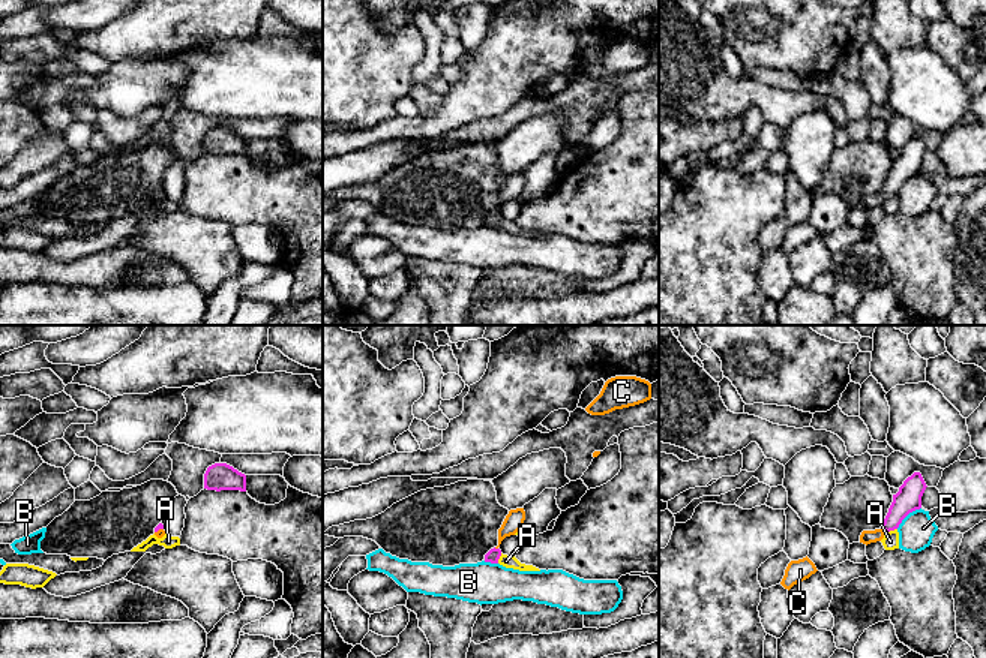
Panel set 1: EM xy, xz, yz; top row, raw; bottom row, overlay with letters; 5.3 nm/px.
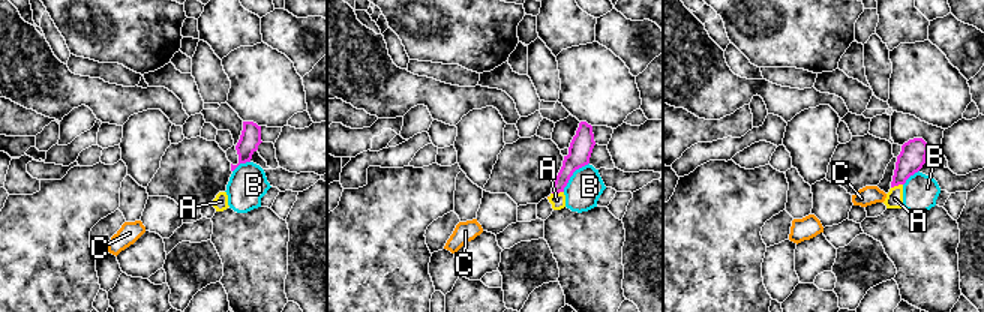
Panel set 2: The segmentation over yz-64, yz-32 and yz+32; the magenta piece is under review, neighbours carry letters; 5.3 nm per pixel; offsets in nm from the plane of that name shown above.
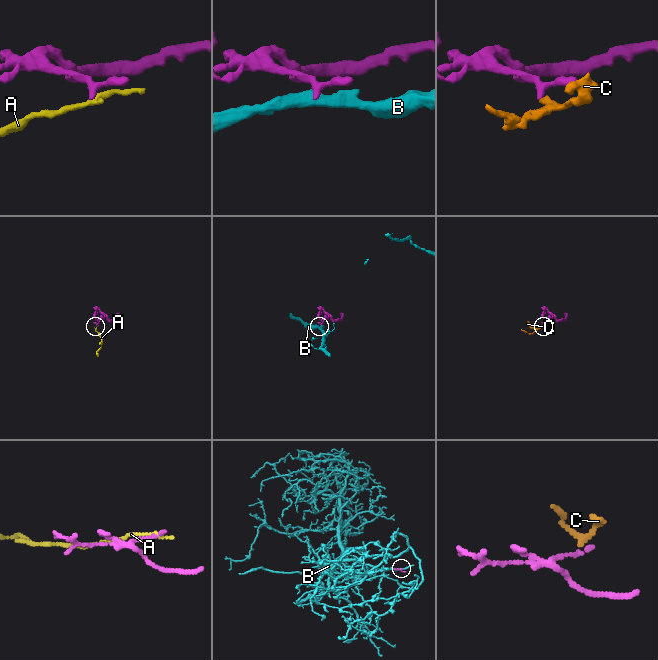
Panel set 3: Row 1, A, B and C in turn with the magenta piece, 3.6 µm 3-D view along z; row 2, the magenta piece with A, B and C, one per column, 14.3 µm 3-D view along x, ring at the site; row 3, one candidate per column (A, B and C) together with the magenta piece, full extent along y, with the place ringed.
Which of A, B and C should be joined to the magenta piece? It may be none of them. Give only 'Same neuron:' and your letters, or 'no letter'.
Same neuron: C

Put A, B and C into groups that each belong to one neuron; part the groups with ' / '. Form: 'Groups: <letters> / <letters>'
Groups: A / B / C

